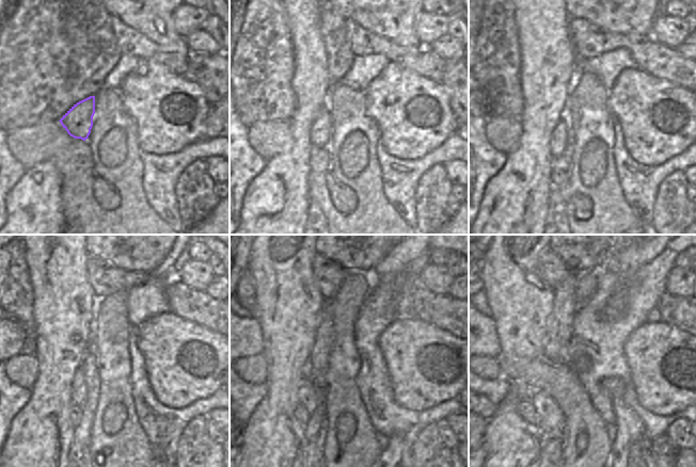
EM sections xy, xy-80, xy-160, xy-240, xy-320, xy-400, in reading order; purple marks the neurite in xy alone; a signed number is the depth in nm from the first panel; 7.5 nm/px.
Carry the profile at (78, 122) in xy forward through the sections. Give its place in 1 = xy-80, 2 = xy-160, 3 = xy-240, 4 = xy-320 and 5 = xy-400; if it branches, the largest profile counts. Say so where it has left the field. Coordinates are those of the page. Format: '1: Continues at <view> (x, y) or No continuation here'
1: Continues at xy-80 (321, 129)
2: Continues at xy-160 (558, 140)
3: Continues at xy-240 (78, 386)
4: Continues at xy-320 (309, 396)
5: Continues at xy-400 (551, 419)

